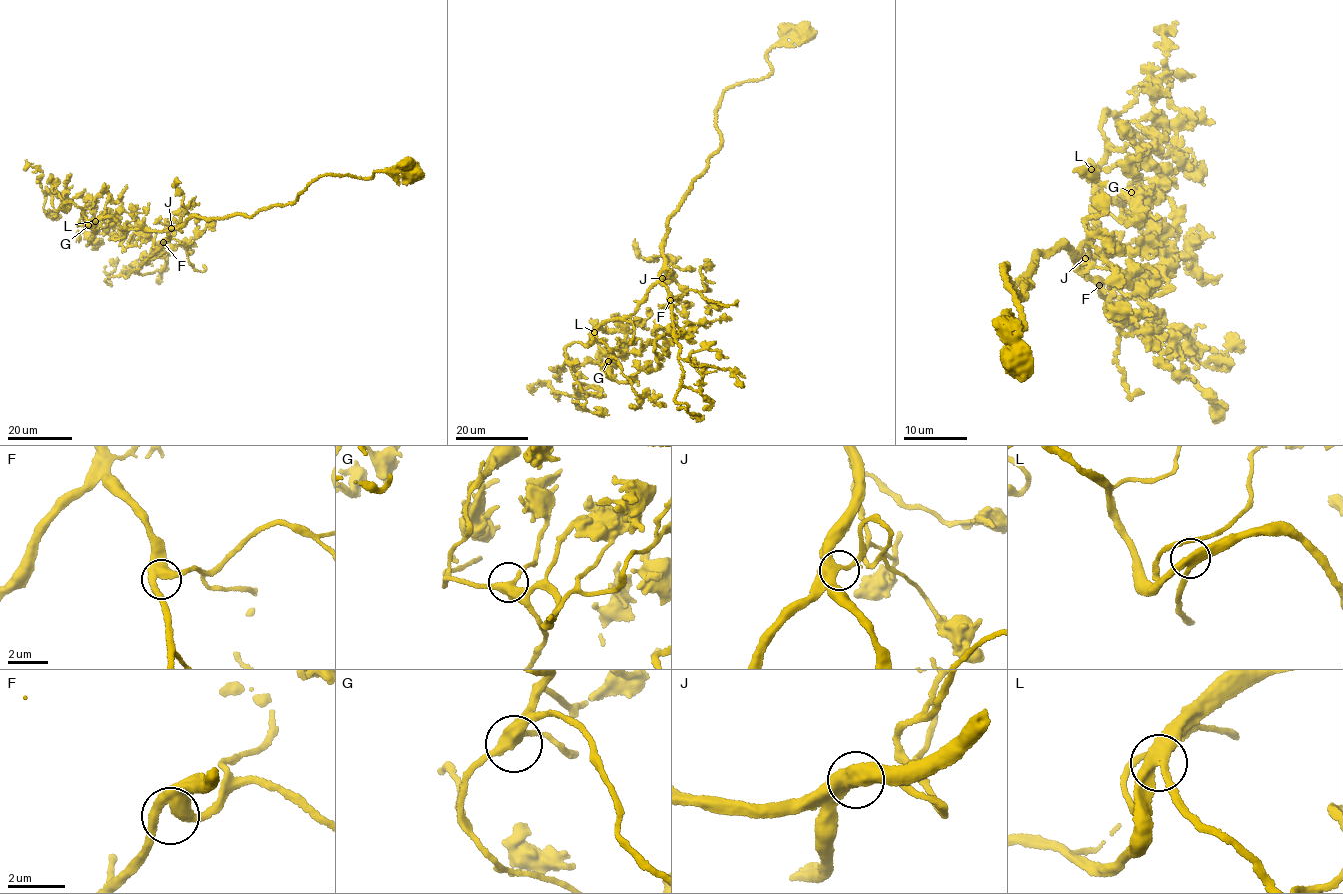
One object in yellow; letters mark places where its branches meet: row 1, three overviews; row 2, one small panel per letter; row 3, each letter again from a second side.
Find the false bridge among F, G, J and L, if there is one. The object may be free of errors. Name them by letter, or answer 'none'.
none

